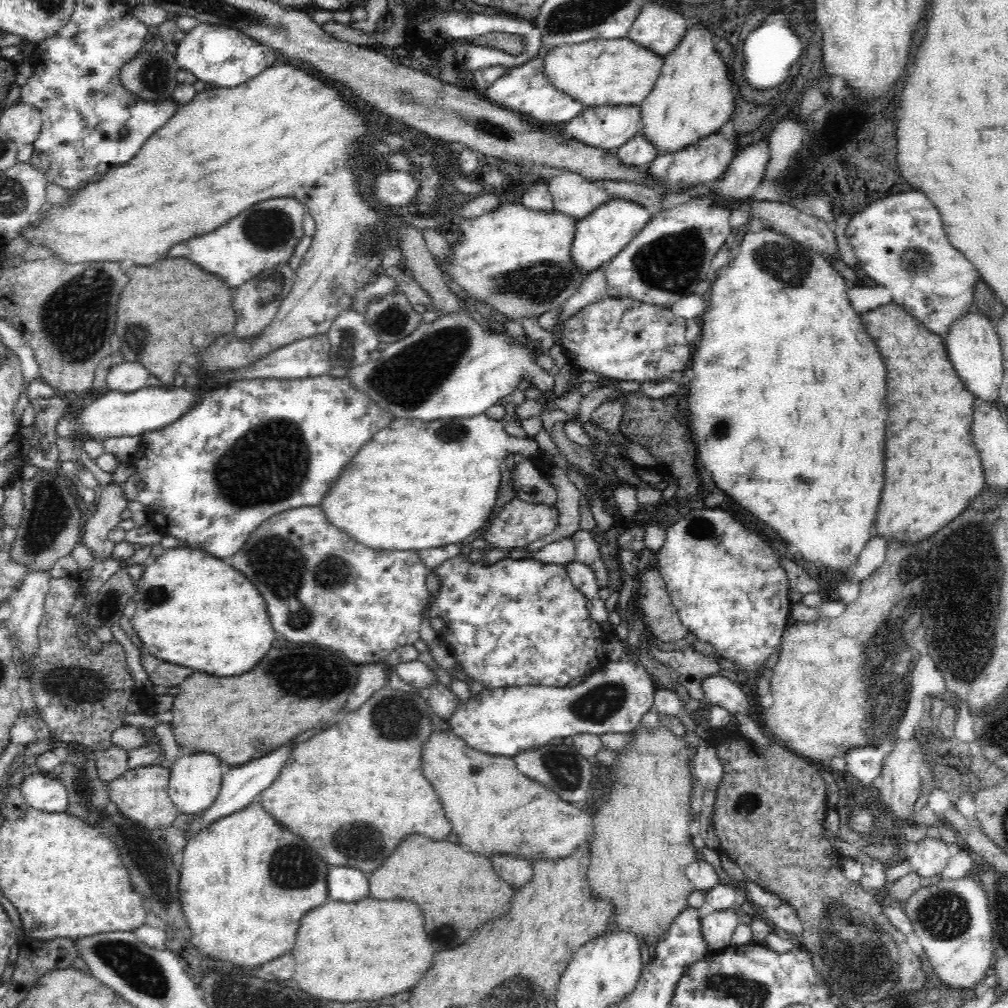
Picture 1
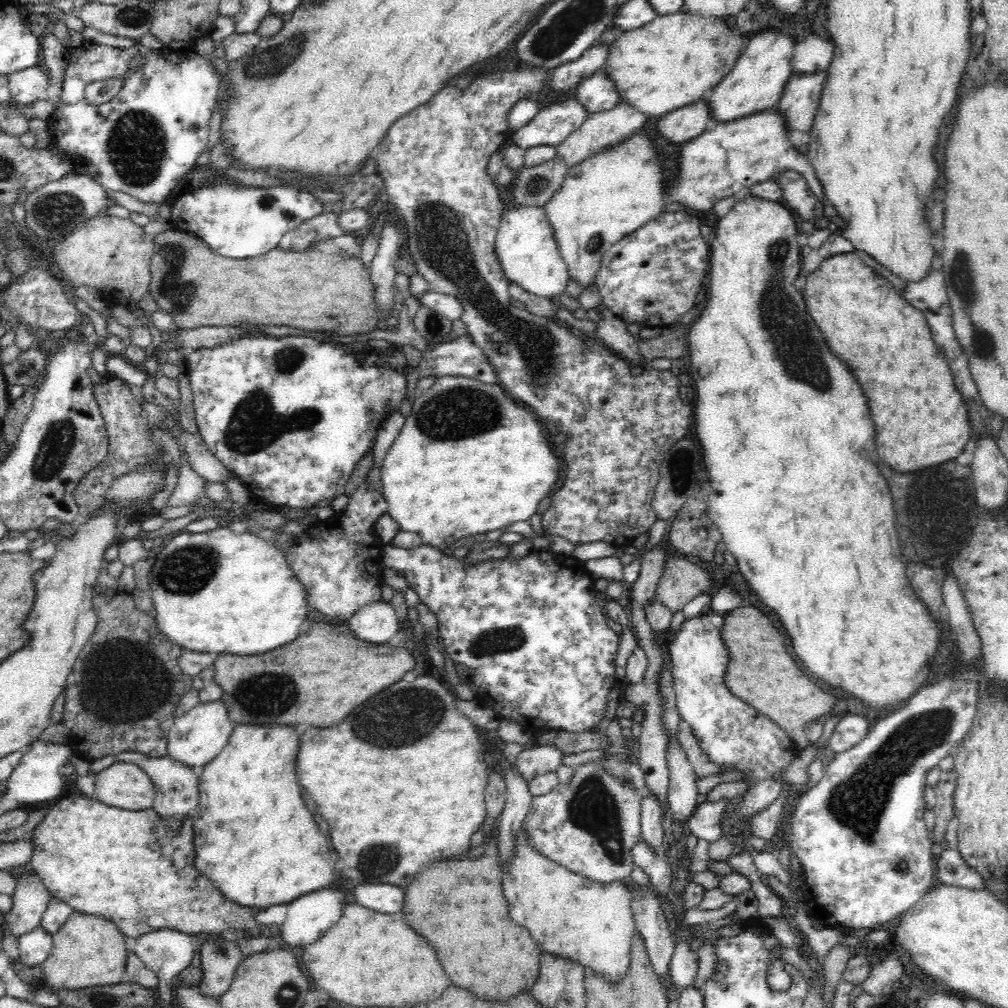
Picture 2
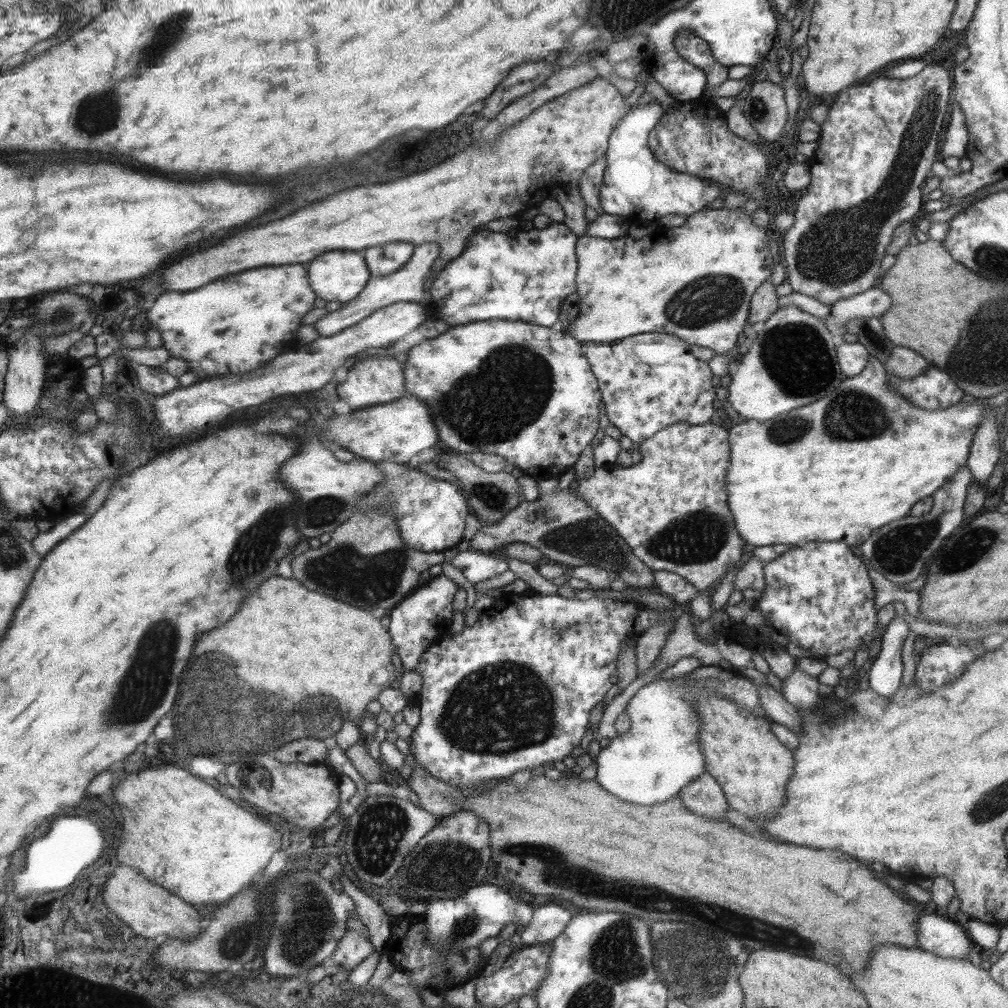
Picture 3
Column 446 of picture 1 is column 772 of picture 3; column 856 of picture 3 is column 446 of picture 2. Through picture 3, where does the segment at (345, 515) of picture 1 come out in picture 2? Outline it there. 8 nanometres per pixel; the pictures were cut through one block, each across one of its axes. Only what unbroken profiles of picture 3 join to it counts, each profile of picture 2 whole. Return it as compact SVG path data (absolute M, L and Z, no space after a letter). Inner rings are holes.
M459 376L436 377L429 389L419 393L412 406L410 416L405 418L402 432L399 433L387 451L381 468L382 495L389 506L387 513L395 520L399 528L404 532L415 532L424 544L444 551L449 544L468 536L468 534L484 534L490 530L500 530L502 526L508 527L514 522L528 521L530 516L534 516L540 500L546 498L548 494L552 494L552 490L558 485L556 482L560 476L560 462L554 456L554 452L550 450L542 426L526 410L522 406L516 406L516 402L510 400L509 394L502 390L500 383L489 385L479 380Z

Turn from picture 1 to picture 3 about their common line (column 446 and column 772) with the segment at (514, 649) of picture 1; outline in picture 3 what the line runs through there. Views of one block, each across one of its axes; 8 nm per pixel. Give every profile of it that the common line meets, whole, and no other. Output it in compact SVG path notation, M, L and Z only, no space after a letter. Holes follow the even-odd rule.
M825 541L825 542L808 542L804 544L802 547L793 546L789 547L785 552L782 552L777 558L770 560L769 562L764 562L762 564L763 570L763 582L765 586L760 594L760 598L757 600L753 606L759 610L759 614L761 614L761 618L766 620L765 628L767 628L767 624L771 626L771 634L769 632L765 632L765 636L762 636L763 632L759 632L759 628L749 627L744 625L743 623L733 622L733 625L730 626L731 630L729 630L729 636L727 639L737 639L738 642L743 644L744 646L748 645L751 648L761 649L765 645L774 645L781 646L784 648L785 652L791 656L791 658L797 660L798 658L818 658L824 659L827 655L833 656L834 654L839 654L842 650L857 650L860 646L865 646L869 648L870 644L872 644L872 640L874 640L874 636L876 636L876 622L877 619L877 610L875 610L875 604L873 604L873 588L871 588L871 582L869 582L869 578L867 578L867 572L865 572L865 566L863 566L863 562L853 554L853 552L849 552L849 548L845 546L844 542L841 541Z

